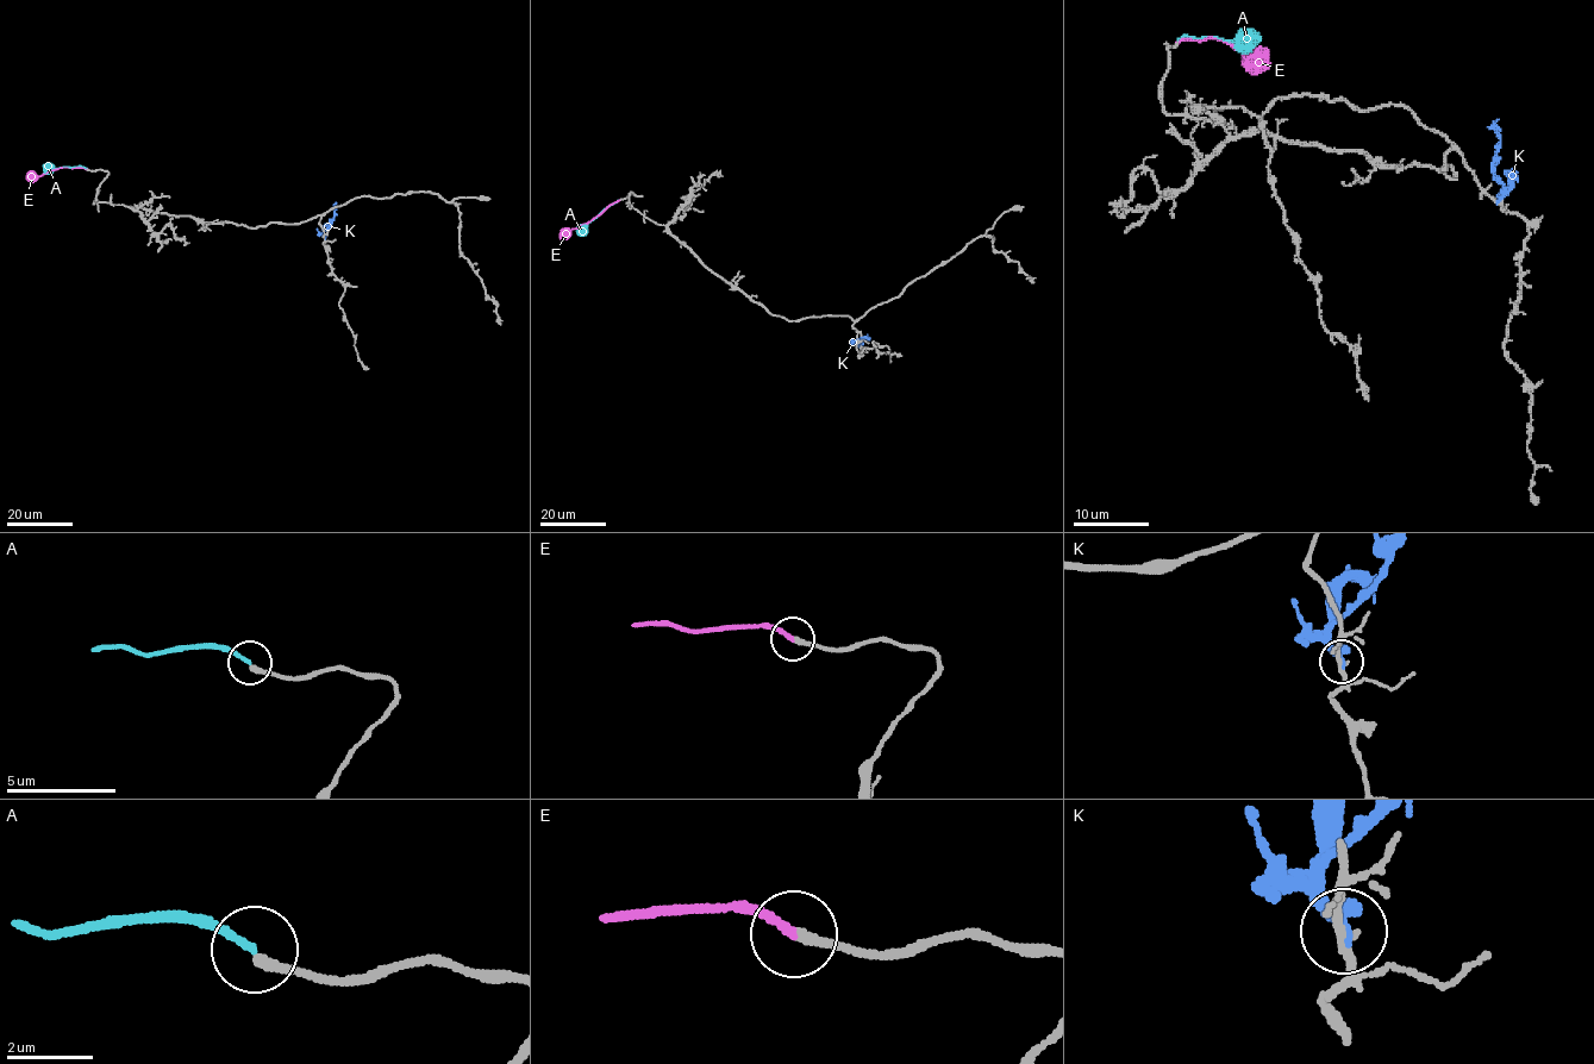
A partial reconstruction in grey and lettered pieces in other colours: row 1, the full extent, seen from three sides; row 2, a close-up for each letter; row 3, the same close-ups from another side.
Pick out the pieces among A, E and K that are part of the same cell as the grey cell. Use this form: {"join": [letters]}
{"join": ["E"]}

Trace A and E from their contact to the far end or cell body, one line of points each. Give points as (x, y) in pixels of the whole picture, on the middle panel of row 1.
A: (620, 200), (587, 224), (580, 236)
E: (620, 200), (560, 239)

